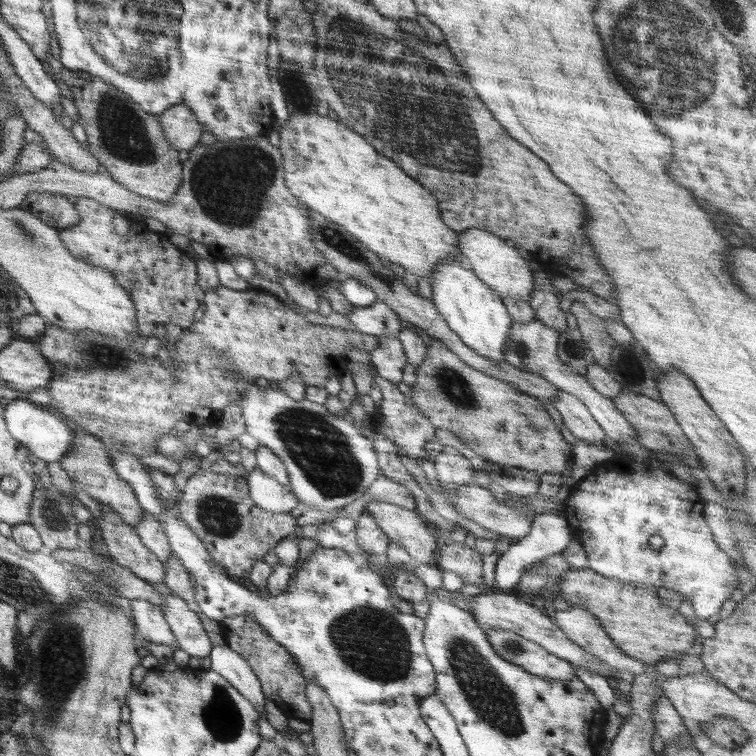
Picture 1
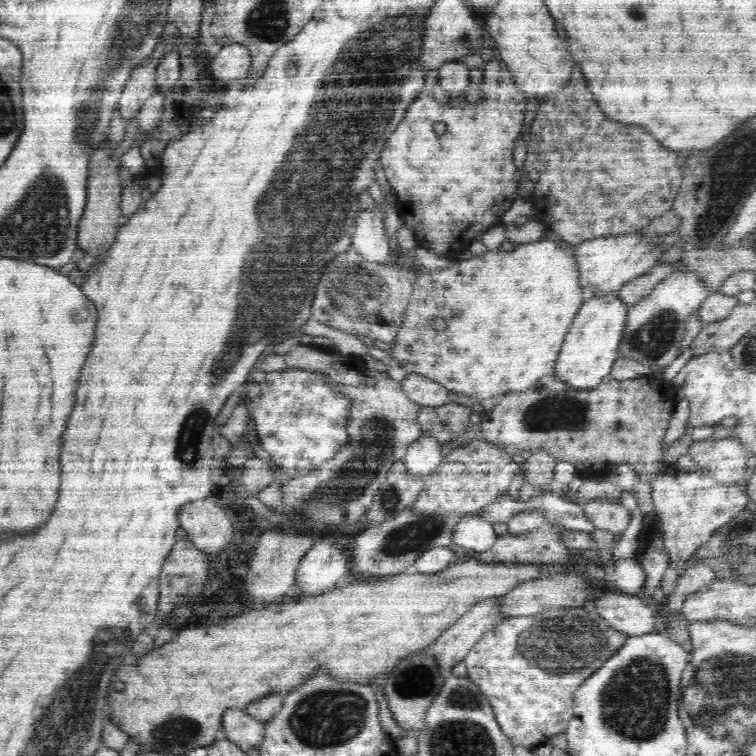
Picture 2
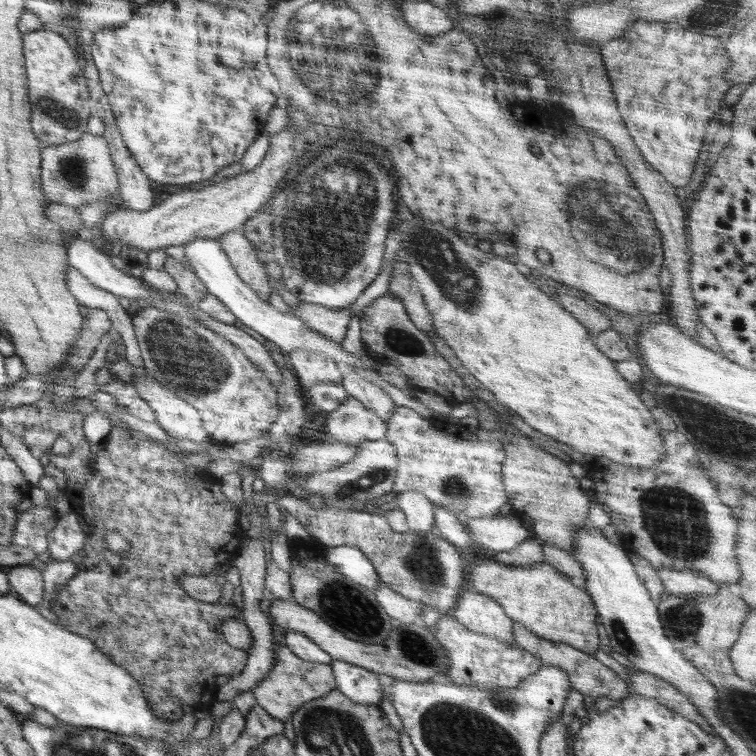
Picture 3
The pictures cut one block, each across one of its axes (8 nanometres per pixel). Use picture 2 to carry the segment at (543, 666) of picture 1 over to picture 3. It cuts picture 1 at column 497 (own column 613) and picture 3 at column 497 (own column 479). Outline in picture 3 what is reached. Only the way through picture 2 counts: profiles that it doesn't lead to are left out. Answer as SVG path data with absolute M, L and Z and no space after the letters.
M443 613L437 624L432 626L425 624L425 626L434 638L438 639L438 643L446 649L446 655L450 659L448 670L441 677L441 681L450 681L450 683L460 685L480 685L480 687L492 689L494 687L510 689L518 685L522 679L534 674L542 666L538 656L530 654L528 650L524 650L519 645L506 644L502 640L472 632L450 613Z

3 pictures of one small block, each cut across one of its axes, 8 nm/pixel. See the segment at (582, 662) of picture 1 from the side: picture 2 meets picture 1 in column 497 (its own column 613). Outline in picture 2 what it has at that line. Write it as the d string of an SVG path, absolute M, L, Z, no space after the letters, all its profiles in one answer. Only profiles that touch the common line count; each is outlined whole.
M609 590L594 603L597 614L618 632L636 636L654 630L658 606L646 604L643 594Z

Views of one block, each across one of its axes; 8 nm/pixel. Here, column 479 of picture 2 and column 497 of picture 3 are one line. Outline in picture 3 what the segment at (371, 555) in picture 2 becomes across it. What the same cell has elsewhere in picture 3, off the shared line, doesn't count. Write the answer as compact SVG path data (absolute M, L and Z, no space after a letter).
M402 405L397 406L392 417L387 420L388 431L385 440L394 448L397 468L393 493L418 491L424 494L434 507L444 508L454 514L464 513L468 519L494 517L500 508L507 504L507 495L501 476L501 467L505 460L505 449L499 439L484 428L475 434L466 436L461 432L446 431L422 417L415 410Z

